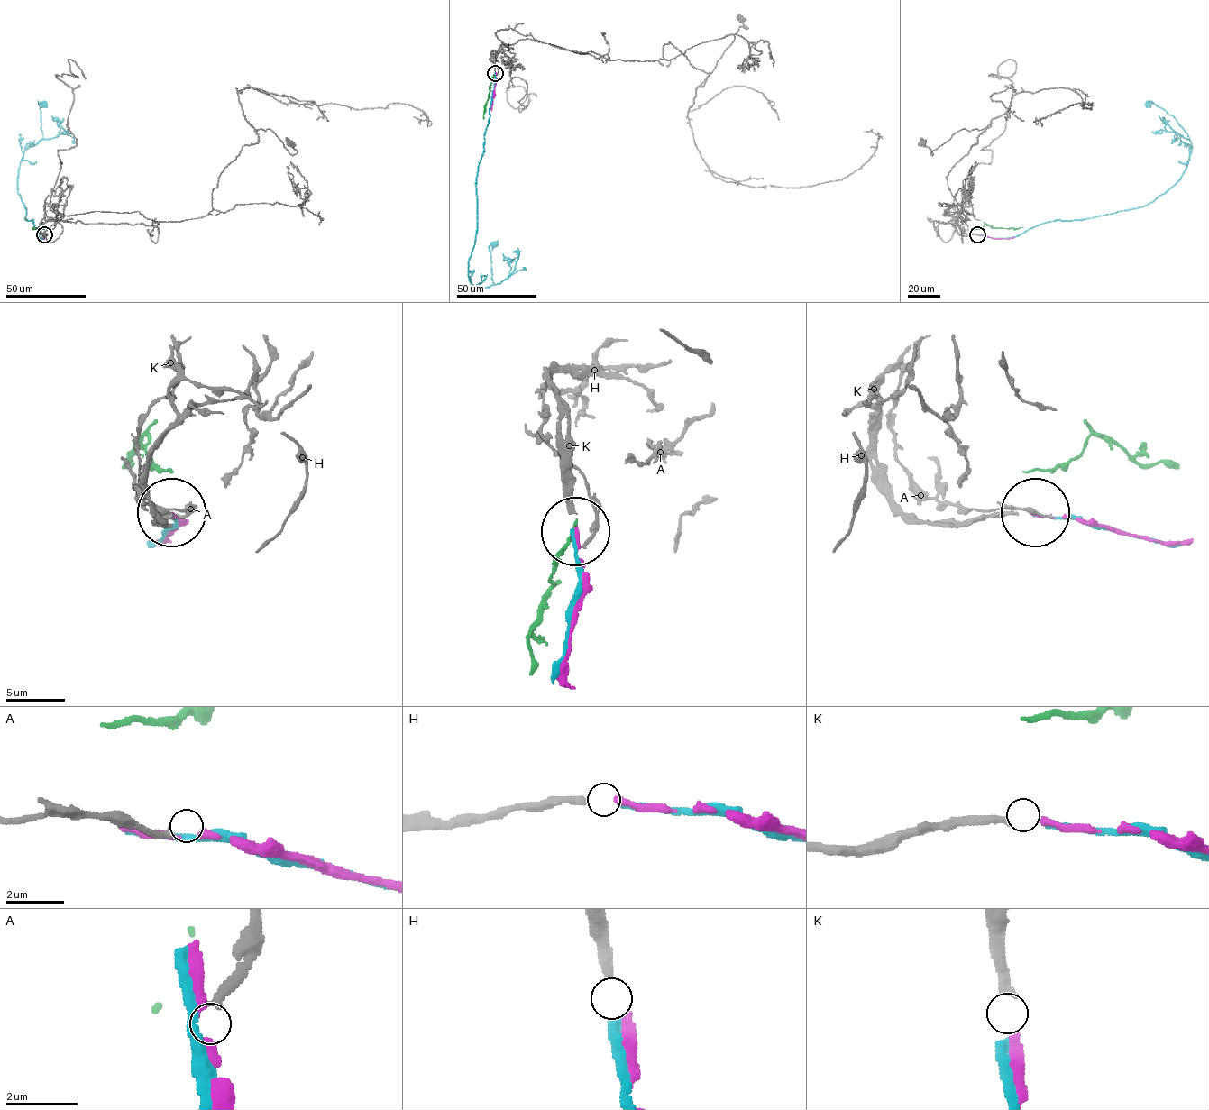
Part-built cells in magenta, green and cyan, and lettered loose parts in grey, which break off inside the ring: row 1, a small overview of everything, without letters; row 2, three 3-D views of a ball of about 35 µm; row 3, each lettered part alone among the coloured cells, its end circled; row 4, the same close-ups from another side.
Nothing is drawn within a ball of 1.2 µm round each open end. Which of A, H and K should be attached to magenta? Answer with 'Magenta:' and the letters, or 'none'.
Magenta: K

